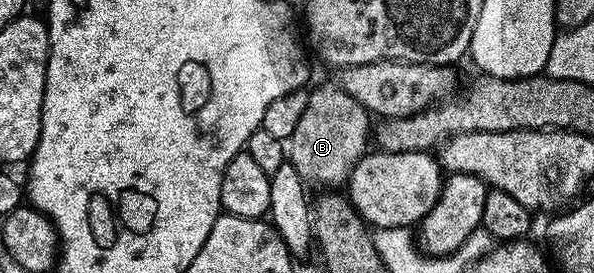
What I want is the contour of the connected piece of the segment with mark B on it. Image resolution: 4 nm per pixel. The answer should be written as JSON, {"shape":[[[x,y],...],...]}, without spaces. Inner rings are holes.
{"shape":[[[338,84],[312,88],[310,94],[305,115],[301,115],[301,123],[297,123],[297,131],[293,131],[285,153],[289,164],[297,167],[297,175],[308,186],[339,187],[351,176],[351,169],[363,158],[363,154],[368,152],[373,117]]]}

